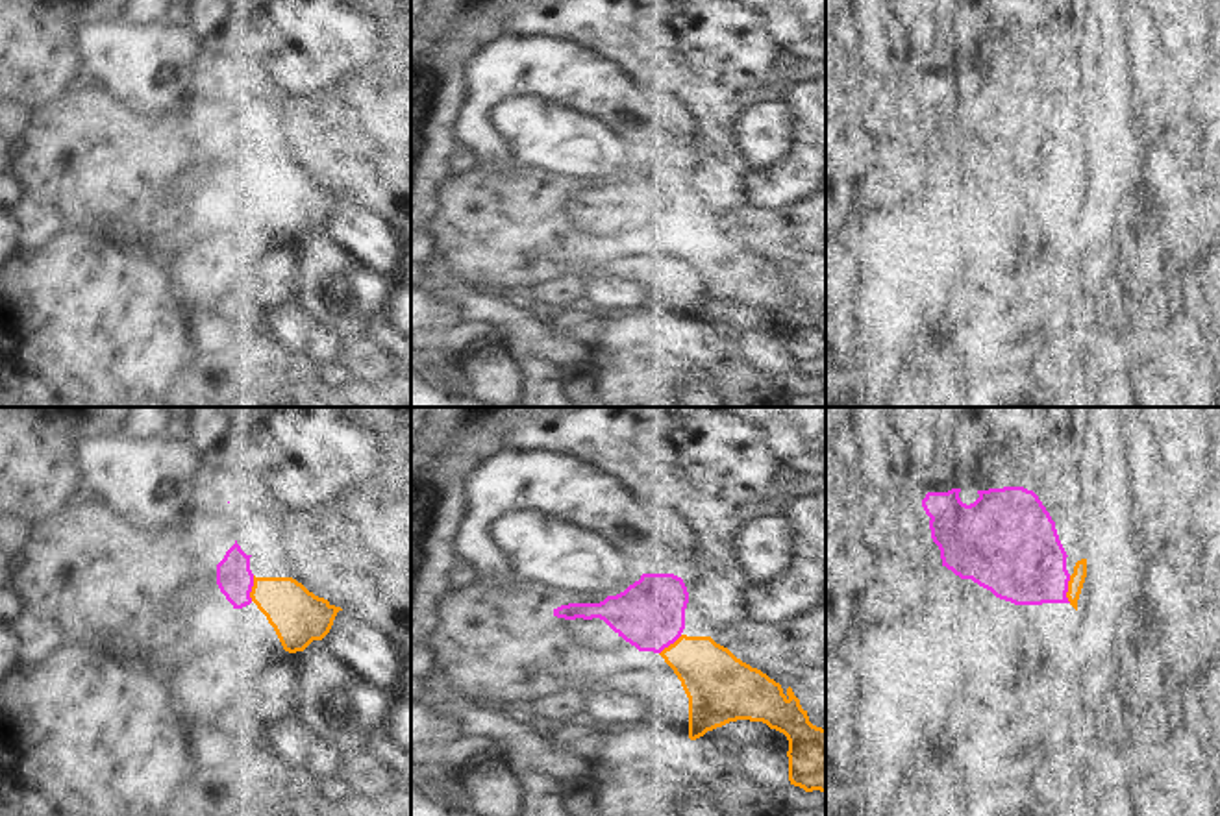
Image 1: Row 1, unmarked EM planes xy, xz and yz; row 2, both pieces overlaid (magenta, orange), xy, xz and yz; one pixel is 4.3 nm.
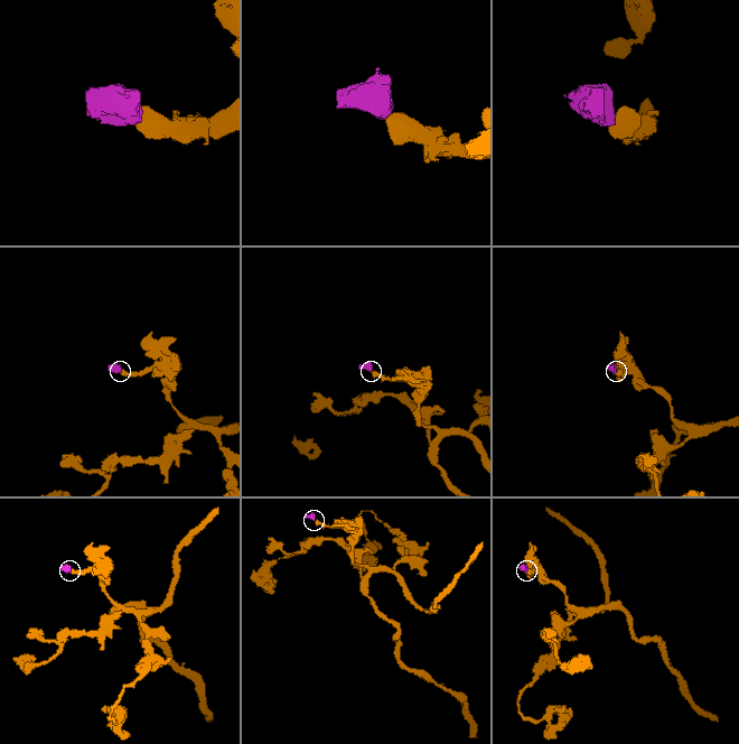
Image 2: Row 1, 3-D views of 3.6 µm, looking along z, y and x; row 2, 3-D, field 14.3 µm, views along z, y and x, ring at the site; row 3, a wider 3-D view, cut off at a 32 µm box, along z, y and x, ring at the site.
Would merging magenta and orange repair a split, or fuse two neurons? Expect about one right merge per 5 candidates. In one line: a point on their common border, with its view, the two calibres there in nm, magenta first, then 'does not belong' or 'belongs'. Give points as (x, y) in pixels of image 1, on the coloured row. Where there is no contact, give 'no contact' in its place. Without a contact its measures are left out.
meets magenta in yz at (1067, 589); 380 nm thick on the magenta side, 70 nm on the other; belongs

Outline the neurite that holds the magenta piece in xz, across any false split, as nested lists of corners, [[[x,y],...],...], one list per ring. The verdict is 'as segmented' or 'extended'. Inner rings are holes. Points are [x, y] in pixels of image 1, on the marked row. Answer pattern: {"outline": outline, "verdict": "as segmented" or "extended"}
{"outline": [[[642,574],[639,581],[616,596],[607,596],[600,603],[561,605],[554,609],[554,616],[565,620],[600,618],[639,651],[659,653],[674,670],[689,698],[691,740],[729,722],[763,722],[770,729],[783,733],[789,740],[787,757],[791,785],[805,792],[826,792],[826,729],[809,722],[807,711],[802,709],[791,686],[783,690],[779,683],[737,659],[711,637],[687,637],[683,633],[687,603],[689,592],[681,577],[674,574]]], "verdict": "extended"}

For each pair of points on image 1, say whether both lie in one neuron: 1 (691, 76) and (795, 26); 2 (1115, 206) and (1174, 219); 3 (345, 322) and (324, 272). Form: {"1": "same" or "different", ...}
{"1": "different", "2": "different", "3": "same"}

